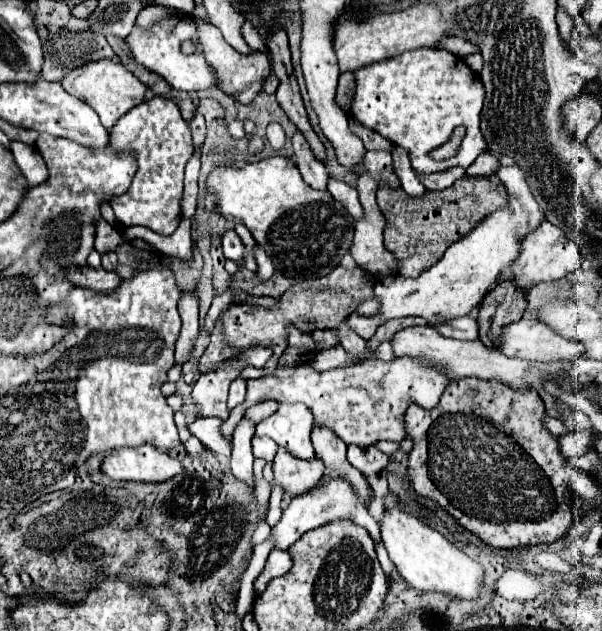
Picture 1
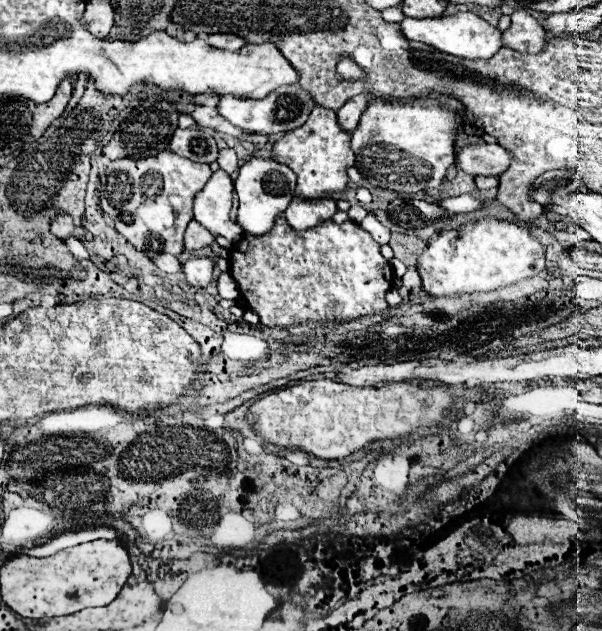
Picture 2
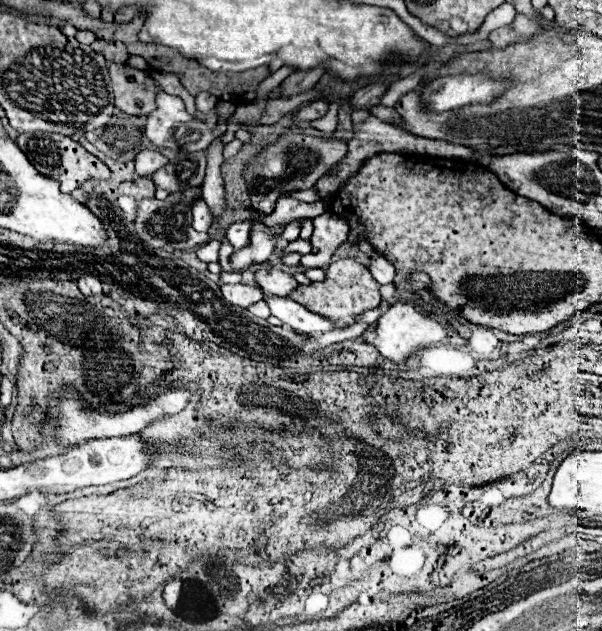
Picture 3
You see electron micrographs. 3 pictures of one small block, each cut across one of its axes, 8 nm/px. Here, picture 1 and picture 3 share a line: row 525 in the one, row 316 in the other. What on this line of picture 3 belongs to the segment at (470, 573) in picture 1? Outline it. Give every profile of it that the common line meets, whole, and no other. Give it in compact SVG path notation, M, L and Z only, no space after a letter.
M396 302L394 306L388 308L386 314L382 314L378 318L376 324L376 338L372 342L372 346L380 352L380 356L396 362L396 364L404 364L410 356L416 356L418 350L434 346L434 344L442 344L446 340L446 330L432 318L420 314L414 306L404 304L404 302Z

